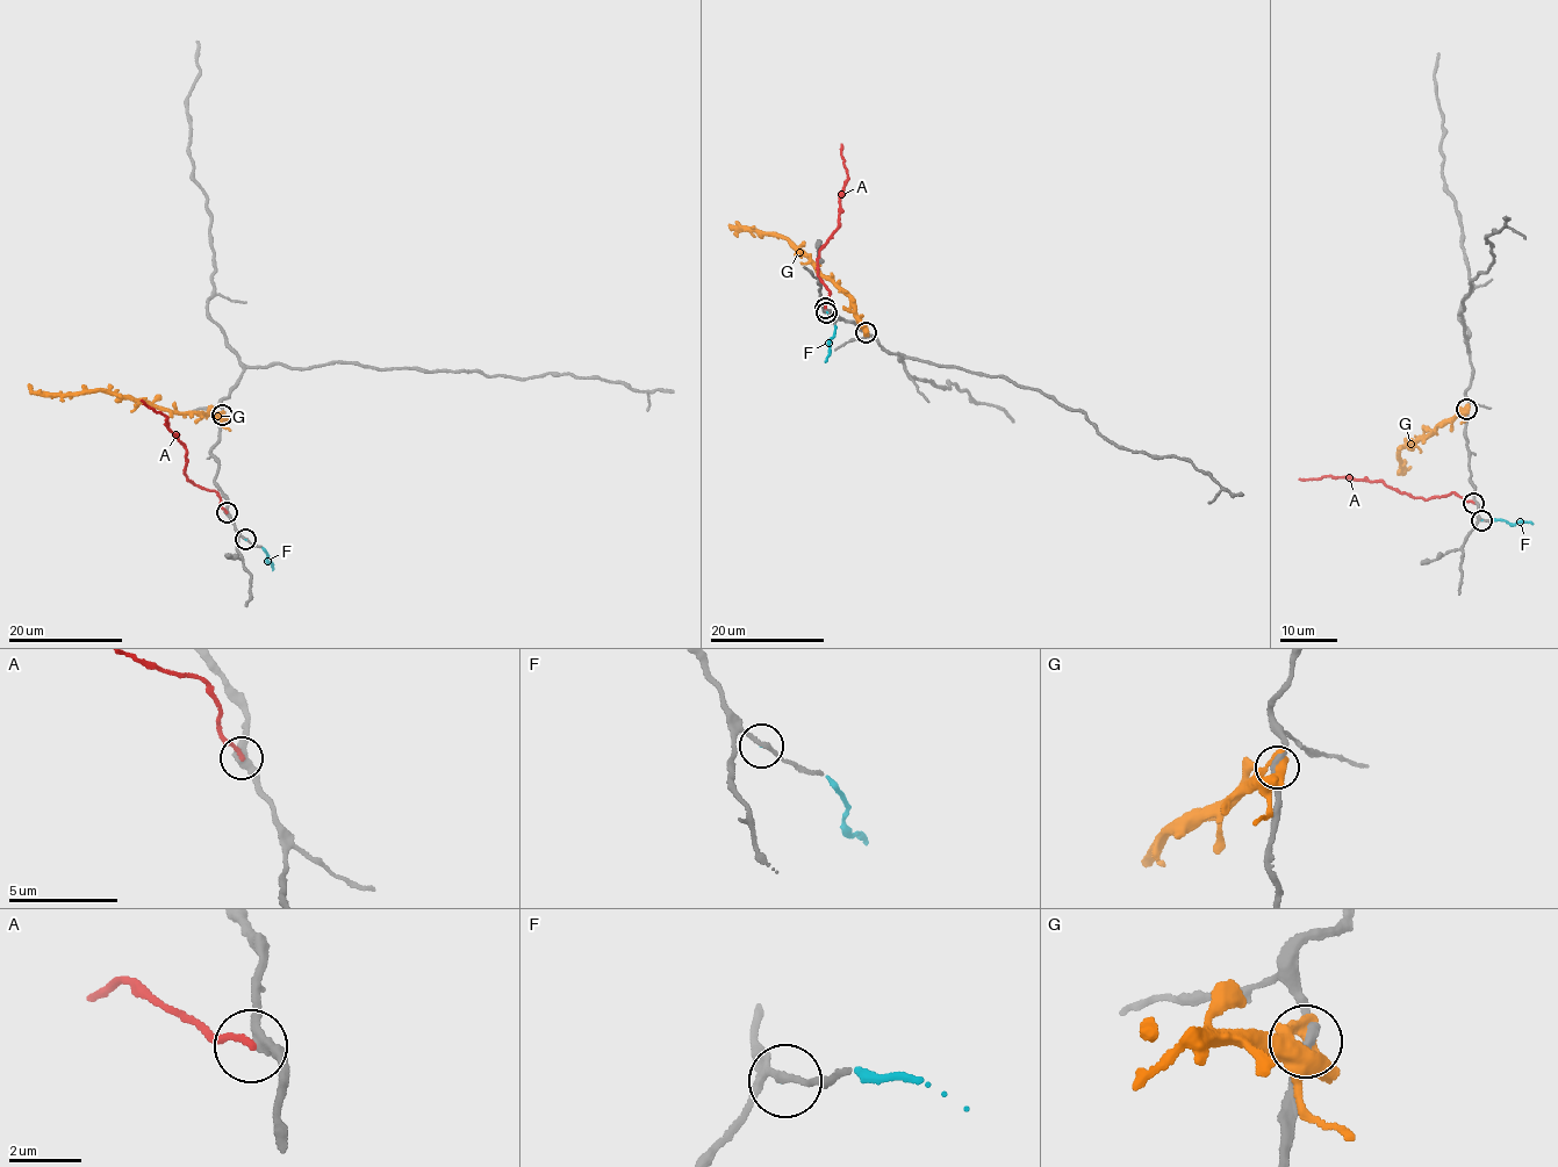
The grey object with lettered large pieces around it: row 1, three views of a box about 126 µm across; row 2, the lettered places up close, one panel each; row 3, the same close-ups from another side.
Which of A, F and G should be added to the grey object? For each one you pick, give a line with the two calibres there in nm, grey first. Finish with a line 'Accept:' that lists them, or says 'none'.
F: 180 nm thick on the grey side, 30 nm on the other
Accept: F

